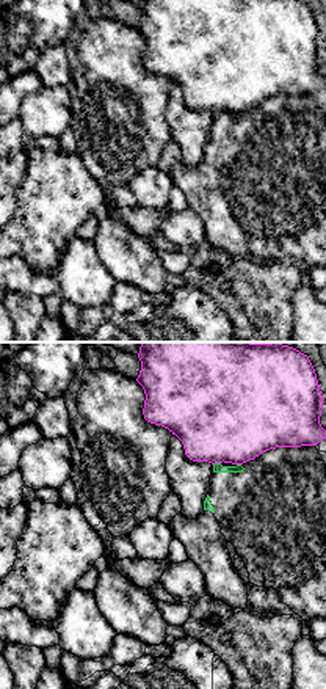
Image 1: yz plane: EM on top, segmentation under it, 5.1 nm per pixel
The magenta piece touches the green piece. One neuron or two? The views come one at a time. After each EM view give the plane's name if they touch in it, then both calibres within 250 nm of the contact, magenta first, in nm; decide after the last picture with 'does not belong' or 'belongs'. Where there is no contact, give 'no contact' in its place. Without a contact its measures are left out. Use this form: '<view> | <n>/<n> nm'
yz | 500/50 nm

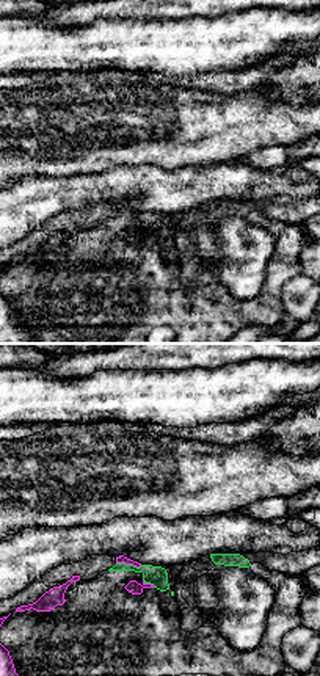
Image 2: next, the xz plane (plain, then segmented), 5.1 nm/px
xz | 50/110 nm

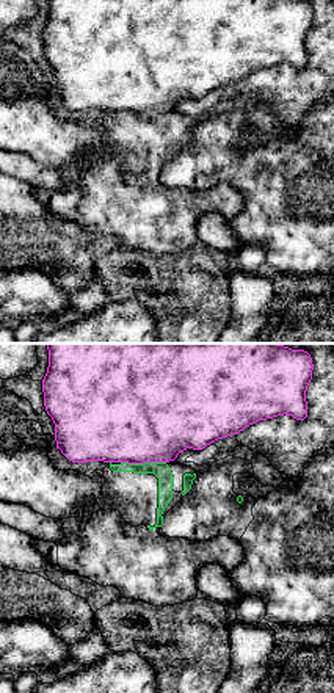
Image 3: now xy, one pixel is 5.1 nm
xy | 500/90 nm

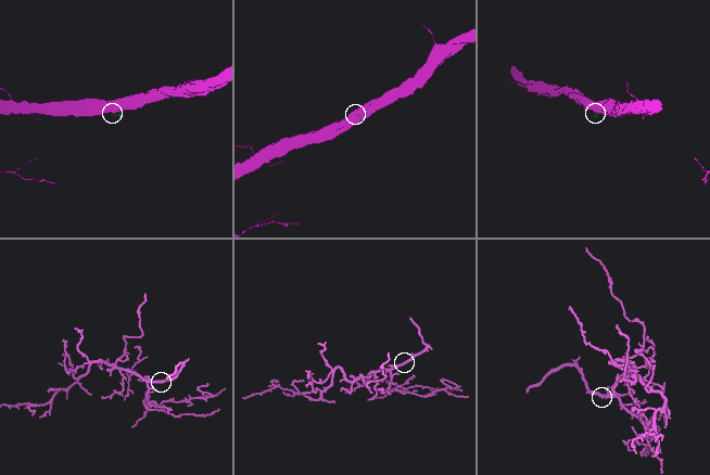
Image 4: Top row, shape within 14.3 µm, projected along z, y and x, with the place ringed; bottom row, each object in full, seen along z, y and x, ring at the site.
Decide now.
does not belong

